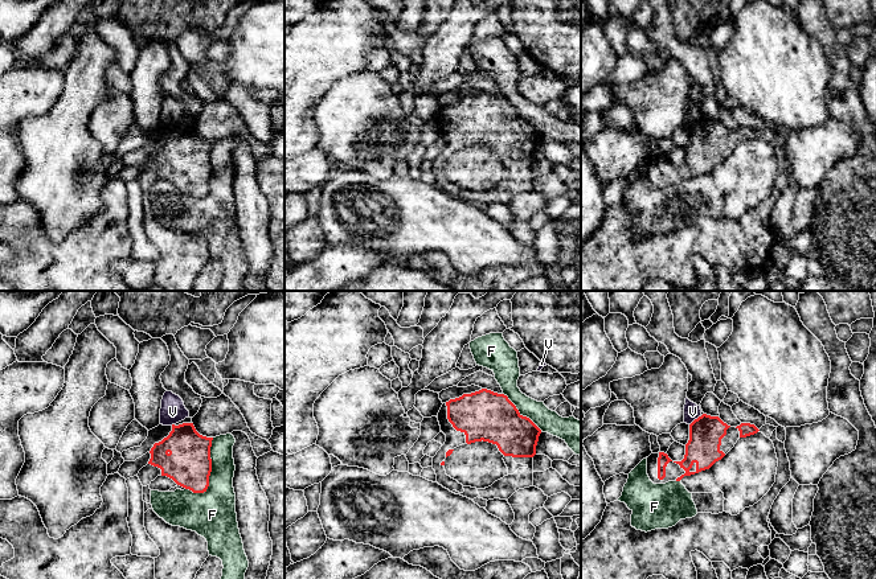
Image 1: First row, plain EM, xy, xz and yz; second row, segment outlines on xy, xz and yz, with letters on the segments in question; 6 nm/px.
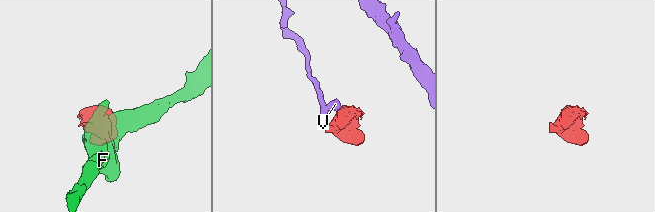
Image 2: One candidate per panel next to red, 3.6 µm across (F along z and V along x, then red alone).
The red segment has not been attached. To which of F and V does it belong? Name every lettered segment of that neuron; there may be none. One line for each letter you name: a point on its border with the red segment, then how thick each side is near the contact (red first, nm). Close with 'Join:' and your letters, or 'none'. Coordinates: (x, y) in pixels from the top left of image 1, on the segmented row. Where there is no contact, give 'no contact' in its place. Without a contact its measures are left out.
Join: none

